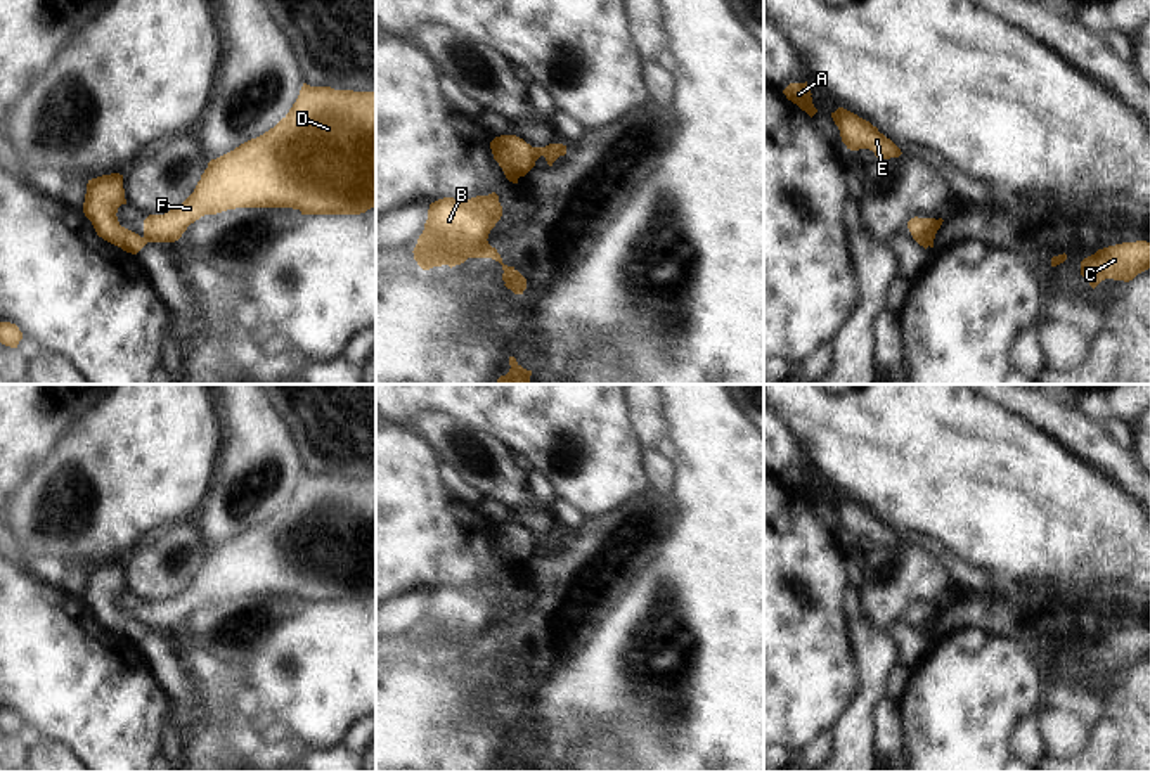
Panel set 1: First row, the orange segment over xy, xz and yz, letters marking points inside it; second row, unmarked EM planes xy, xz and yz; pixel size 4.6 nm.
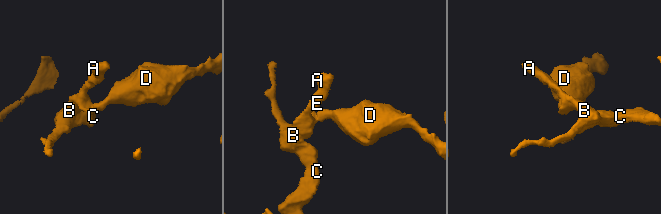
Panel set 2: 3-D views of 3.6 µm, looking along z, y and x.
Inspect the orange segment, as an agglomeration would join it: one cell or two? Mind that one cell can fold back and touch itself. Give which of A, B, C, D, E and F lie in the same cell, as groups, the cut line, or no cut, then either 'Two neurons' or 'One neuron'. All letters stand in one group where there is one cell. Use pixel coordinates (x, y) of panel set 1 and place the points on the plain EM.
Groups: A B C E / D F. Split along xz (532, 535), (536, 547). Two neurons

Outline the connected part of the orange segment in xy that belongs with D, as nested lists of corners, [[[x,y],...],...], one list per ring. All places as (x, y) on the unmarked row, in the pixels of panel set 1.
[[[303,471],[289,500],[268,519],[211,547],[194,580],[165,602],[144,608],[147,630],[175,630],[204,602],[236,595],[293,595],[301,602],[360,602],[376,595],[376,479],[334,478]]]

